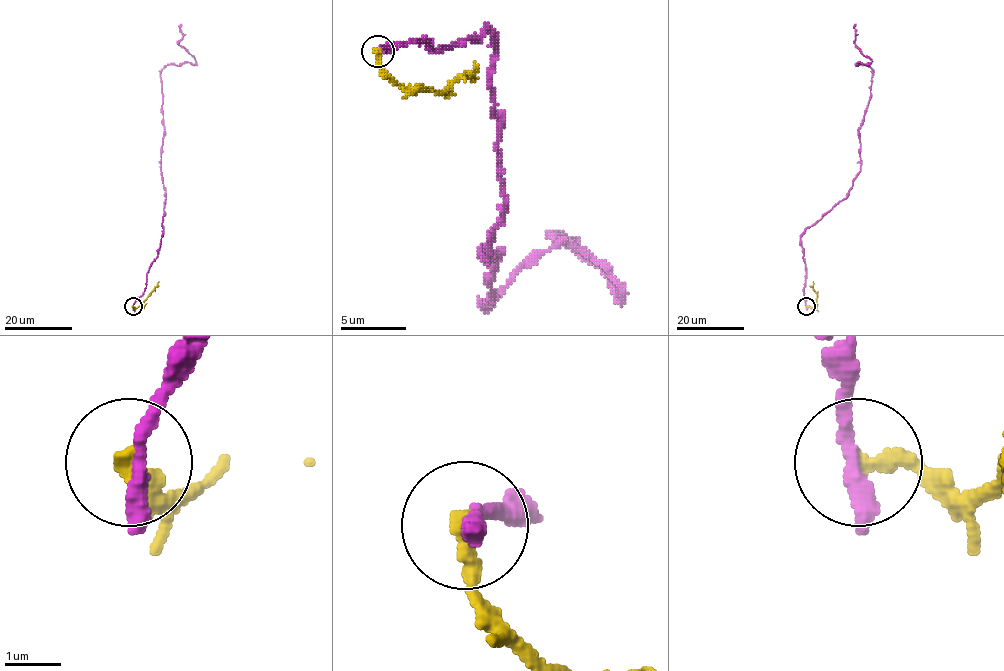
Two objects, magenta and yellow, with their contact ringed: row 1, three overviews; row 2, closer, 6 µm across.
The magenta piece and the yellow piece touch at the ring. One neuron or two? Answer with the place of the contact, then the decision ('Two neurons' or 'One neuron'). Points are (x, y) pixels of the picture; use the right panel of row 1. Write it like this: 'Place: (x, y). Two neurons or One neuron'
Place: (806, 306). Two neurons

